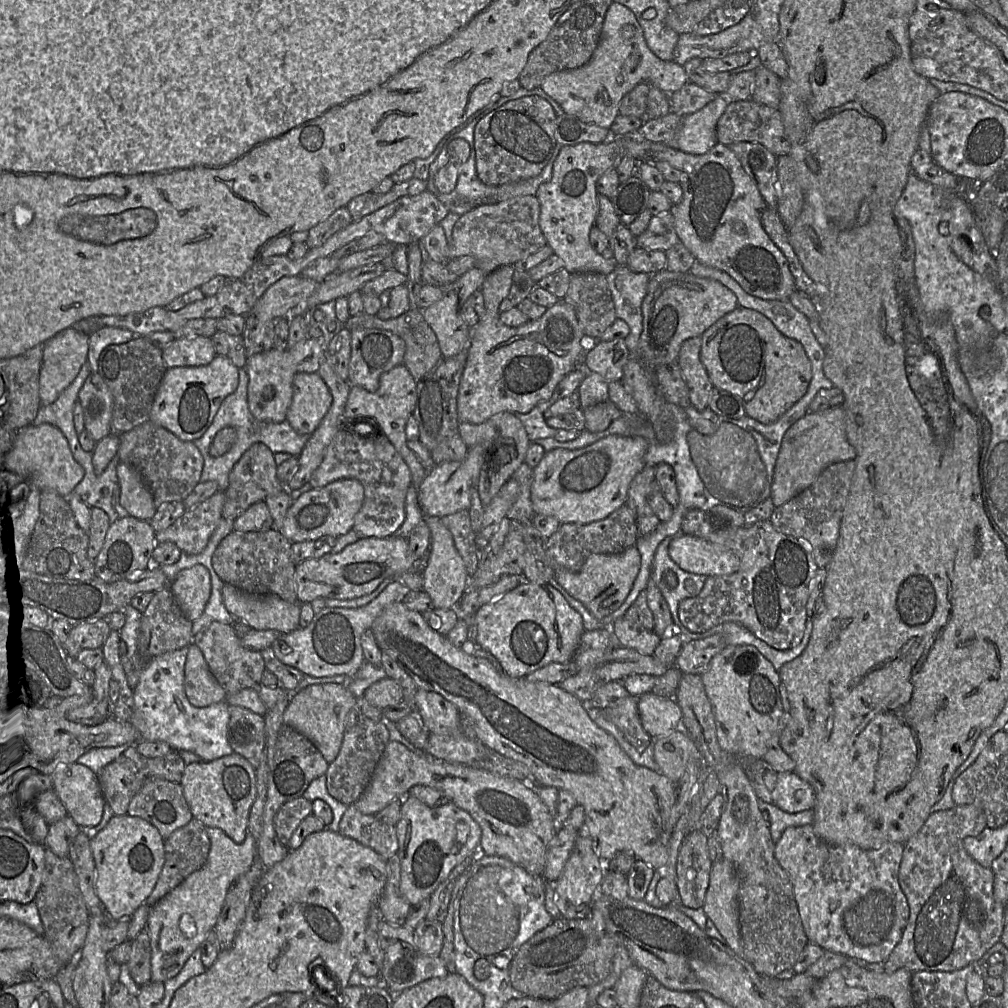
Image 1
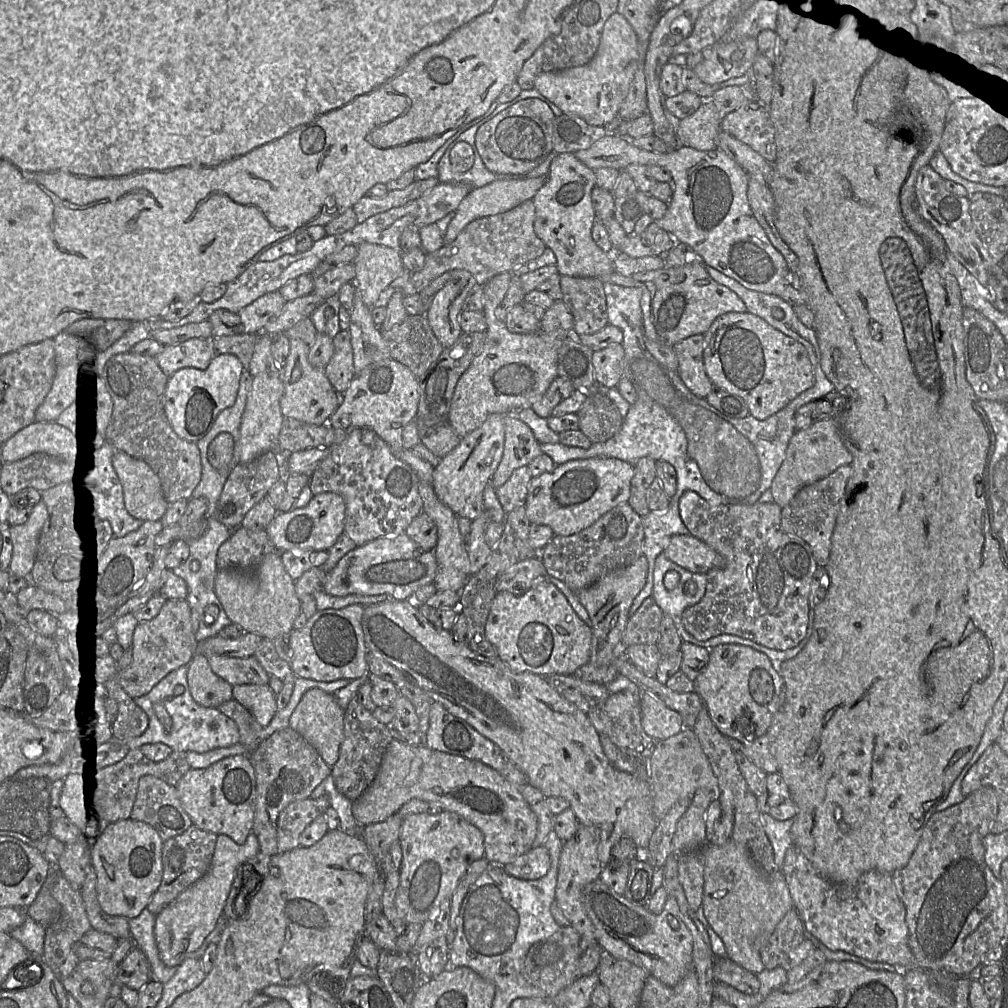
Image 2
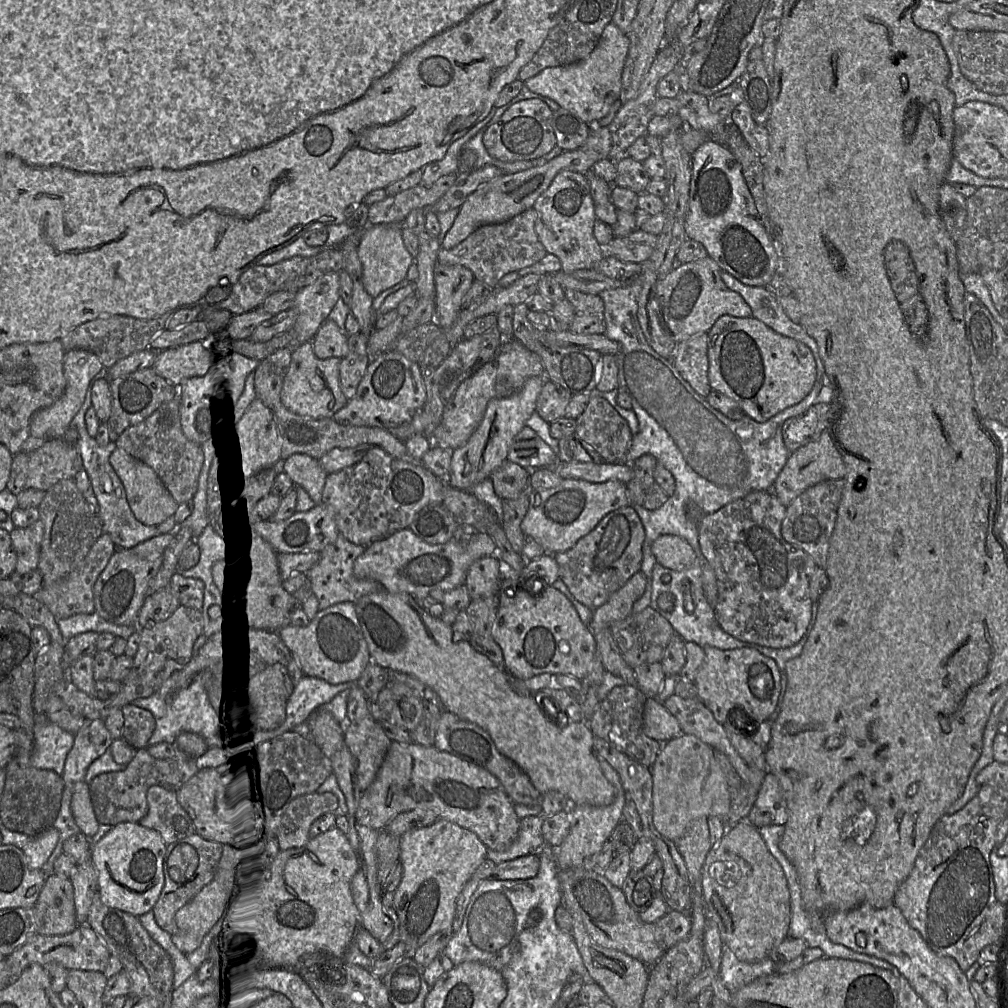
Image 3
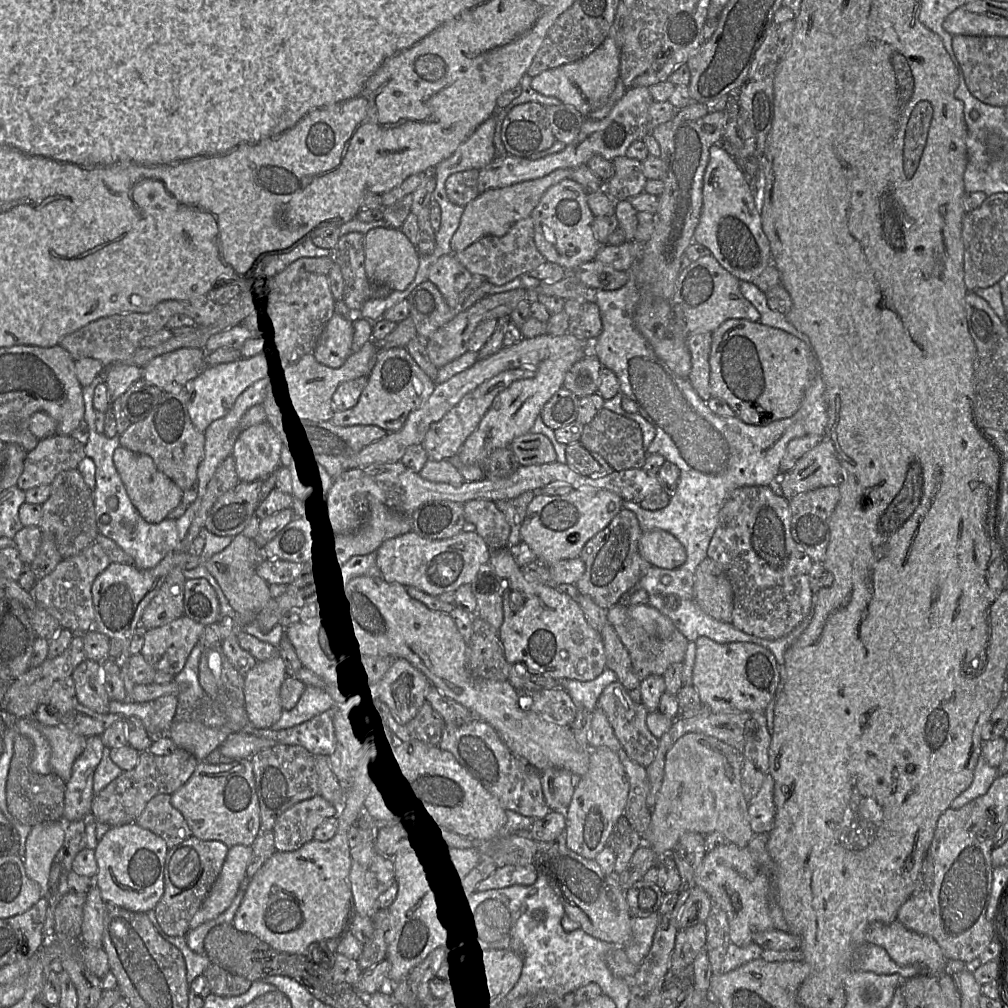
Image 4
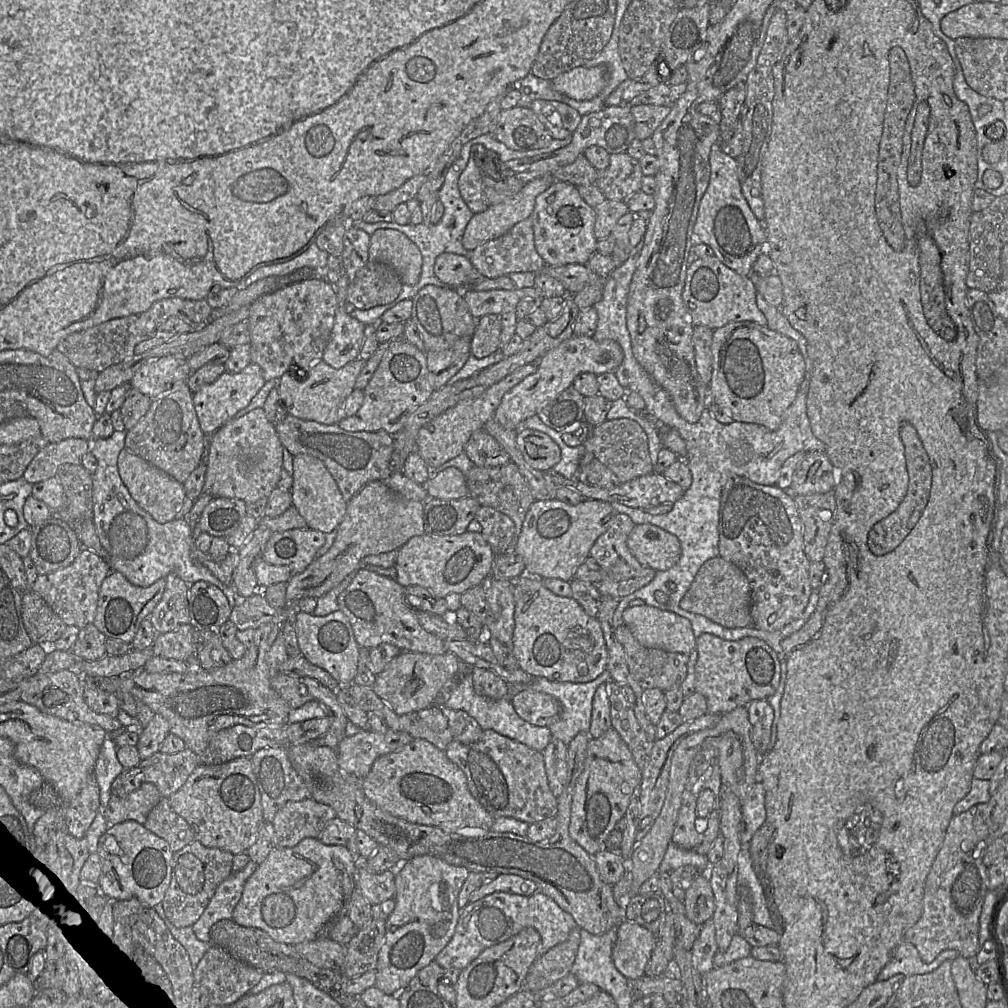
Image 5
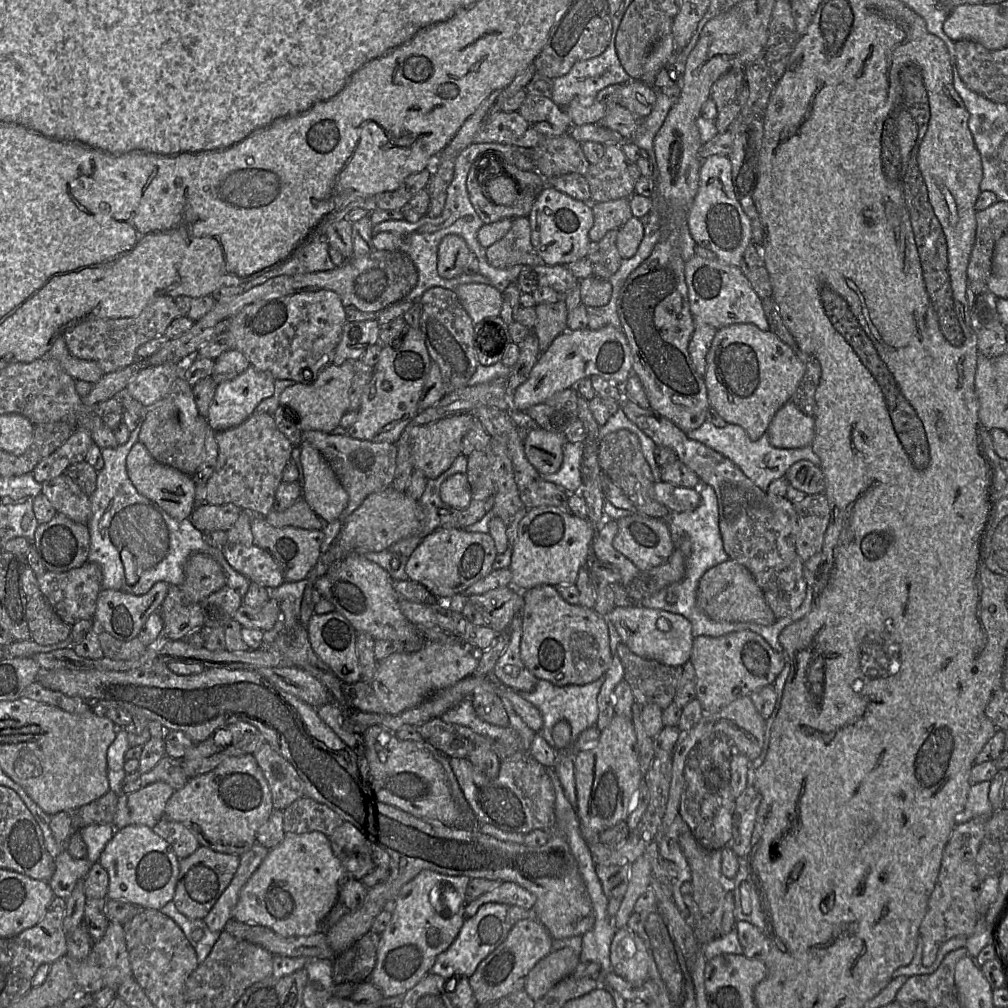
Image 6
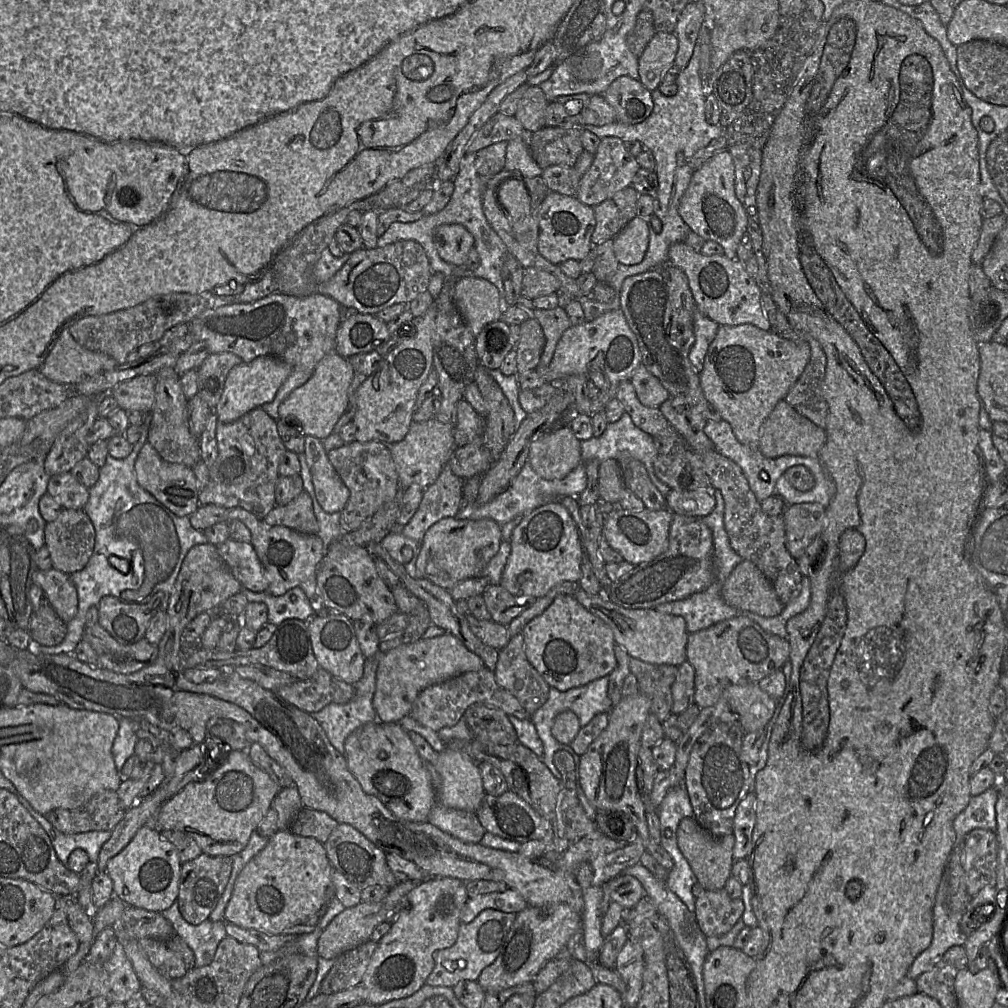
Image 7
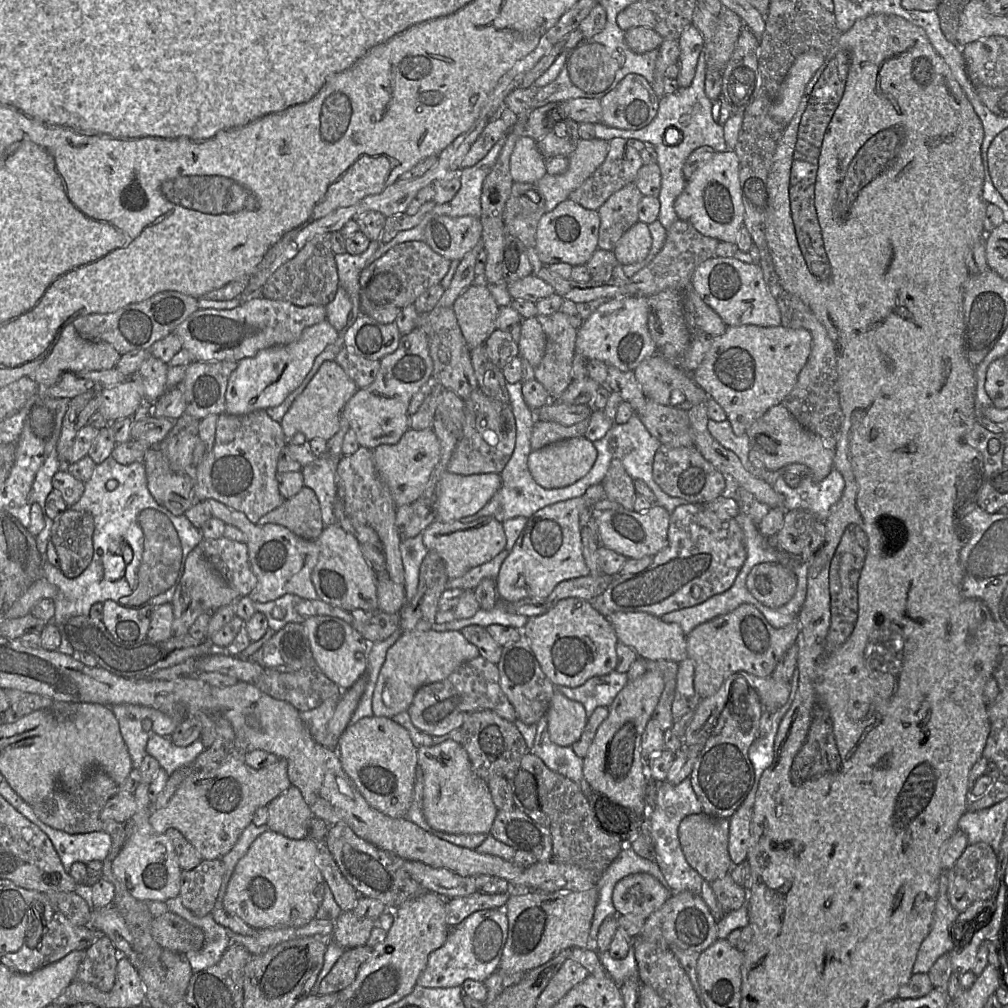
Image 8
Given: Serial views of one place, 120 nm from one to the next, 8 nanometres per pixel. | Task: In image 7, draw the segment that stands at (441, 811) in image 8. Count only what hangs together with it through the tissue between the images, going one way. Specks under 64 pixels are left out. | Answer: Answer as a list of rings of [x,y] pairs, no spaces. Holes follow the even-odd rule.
[[[408,731],[408,734],[421,758],[426,763],[431,763],[440,776],[440,786],[436,792],[437,802],[448,808],[476,813],[486,795],[478,763],[467,753],[449,747],[437,752],[420,734],[413,731]]]

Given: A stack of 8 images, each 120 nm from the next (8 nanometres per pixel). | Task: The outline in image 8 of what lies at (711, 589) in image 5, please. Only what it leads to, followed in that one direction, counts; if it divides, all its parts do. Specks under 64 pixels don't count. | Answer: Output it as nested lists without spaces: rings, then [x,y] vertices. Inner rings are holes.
[[[759,563],[748,573],[746,588],[766,607],[779,608],[785,605],[796,591],[796,576],[791,567],[780,563]]]

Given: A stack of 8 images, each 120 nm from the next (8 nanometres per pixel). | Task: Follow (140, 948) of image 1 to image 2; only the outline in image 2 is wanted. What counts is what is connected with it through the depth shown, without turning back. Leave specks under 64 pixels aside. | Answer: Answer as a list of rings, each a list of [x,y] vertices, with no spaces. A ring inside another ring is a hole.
[[[134,947],[118,965],[115,982],[139,992],[152,980],[152,969],[145,953]]]

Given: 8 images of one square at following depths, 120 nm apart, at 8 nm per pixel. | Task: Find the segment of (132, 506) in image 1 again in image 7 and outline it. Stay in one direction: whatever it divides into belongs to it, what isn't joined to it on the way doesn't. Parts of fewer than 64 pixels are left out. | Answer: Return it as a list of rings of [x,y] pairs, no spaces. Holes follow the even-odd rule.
[[[146,442],[140,450],[134,468],[140,486],[152,494],[178,517],[189,517],[200,506],[198,482],[192,468],[163,460],[155,448]]]

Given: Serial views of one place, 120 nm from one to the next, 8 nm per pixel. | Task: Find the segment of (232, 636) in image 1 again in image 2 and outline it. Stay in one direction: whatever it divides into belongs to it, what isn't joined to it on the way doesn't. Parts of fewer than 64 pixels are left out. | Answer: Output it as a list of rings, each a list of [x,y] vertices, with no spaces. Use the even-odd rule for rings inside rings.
[[[213,654],[206,657],[213,672],[232,686],[269,684],[270,674],[268,674],[254,655],[249,657],[229,657]]]

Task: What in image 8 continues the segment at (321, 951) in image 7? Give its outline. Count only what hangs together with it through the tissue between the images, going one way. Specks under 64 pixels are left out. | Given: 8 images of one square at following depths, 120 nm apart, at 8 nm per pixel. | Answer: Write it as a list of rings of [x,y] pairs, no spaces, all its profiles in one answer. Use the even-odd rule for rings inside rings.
[[[343,911],[334,921],[334,928],[329,940],[344,949],[366,945],[377,921],[359,918],[353,911]]]

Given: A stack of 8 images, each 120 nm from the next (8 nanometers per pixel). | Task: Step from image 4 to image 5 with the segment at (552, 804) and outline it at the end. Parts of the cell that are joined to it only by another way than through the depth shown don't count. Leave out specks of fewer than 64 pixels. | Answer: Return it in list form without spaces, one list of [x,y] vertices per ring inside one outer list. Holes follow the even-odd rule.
[[[551,738],[549,745],[542,751],[549,787],[555,797],[563,791],[567,774],[567,745],[561,740]]]

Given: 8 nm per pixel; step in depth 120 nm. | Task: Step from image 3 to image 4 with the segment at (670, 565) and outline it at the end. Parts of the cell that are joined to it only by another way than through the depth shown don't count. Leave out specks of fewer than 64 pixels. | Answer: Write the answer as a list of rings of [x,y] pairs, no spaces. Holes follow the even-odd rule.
[[[661,529],[643,532],[638,550],[644,560],[657,568],[676,569],[686,560],[685,549],[678,539]]]

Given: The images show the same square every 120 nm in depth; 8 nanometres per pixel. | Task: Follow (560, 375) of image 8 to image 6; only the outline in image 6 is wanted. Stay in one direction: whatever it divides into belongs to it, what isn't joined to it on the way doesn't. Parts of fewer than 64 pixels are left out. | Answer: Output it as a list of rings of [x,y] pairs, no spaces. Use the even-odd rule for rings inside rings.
[[[562,299],[556,303],[537,304],[535,311],[537,320],[533,331],[538,337],[541,354],[552,344],[557,336],[568,330],[567,319],[569,311]]]

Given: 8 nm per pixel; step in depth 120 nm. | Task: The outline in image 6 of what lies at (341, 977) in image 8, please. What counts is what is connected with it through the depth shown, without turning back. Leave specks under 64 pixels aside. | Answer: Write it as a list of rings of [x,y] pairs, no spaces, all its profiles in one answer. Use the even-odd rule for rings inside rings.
[[[370,930],[349,948],[335,956],[332,960],[334,984],[361,983],[369,980],[377,960],[380,935]]]

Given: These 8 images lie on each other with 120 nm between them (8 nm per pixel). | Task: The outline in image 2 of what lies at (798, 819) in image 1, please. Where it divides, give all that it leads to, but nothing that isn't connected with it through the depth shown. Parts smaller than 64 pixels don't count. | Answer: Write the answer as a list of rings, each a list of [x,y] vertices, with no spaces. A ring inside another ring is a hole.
[[[760,813],[760,816],[762,827],[773,849],[775,864],[780,869],[783,865],[786,851],[794,846],[791,839],[793,818],[777,820],[769,814],[763,813]]]

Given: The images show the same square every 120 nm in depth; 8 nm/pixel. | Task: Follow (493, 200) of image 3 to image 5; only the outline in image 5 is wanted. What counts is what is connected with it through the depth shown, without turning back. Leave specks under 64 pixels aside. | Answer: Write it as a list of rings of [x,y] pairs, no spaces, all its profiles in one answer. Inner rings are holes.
[[[551,174],[527,182],[520,192],[505,201],[474,214],[462,236],[463,247],[471,251],[477,246],[508,232],[516,223],[529,218],[536,197],[555,180]]]

